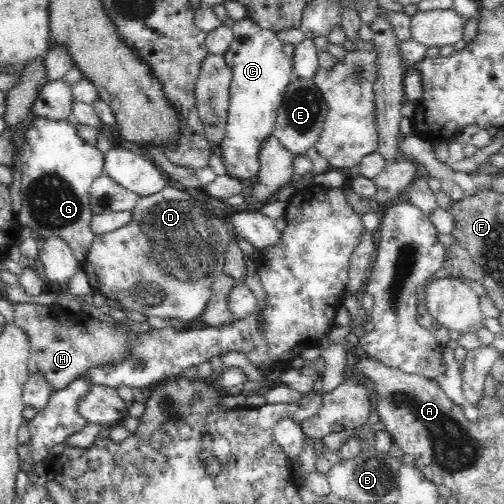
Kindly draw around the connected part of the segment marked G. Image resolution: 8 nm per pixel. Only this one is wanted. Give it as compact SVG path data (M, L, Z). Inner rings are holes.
M30 117L30 126L26 134L21 136L19 160L14 168L20 170L20 192L22 193L22 209L17 212L17 220L21 226L30 231L40 241L55 238L64 240L72 248L73 256L80 265L86 262L89 249L96 234L92 233L91 186L100 178L103 171L104 156L96 145L90 145L86 139L78 135L76 124L70 118L61 121Z

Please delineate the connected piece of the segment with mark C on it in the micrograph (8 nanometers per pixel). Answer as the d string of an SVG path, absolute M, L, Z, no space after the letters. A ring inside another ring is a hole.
M248 17L234 21L231 29L233 41L223 54L232 71L229 107L219 147L228 176L248 180L257 176L260 170L259 150L263 141L272 136L277 112L293 74L293 60L284 53L277 31L260 28Z

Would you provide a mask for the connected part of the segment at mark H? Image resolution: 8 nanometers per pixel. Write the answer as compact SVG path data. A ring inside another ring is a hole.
M17 303L14 308L14 321L30 339L30 358L28 372L40 371L50 383L54 391L66 388L72 380L76 380L88 370L97 365L118 361L130 342L124 332L108 322L100 322L93 317L88 320L76 318L76 313L60 314L52 312L48 306L34 303Z

